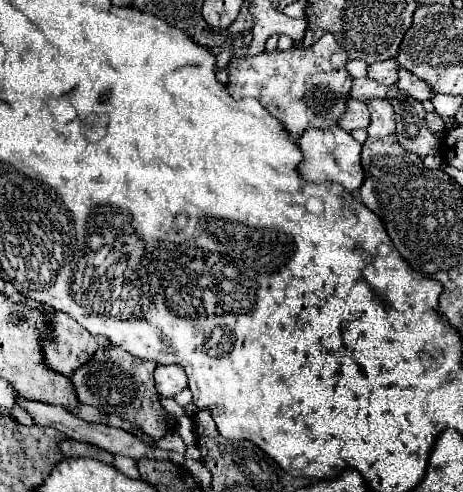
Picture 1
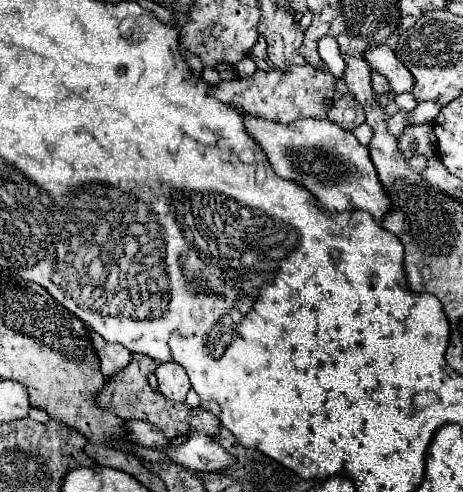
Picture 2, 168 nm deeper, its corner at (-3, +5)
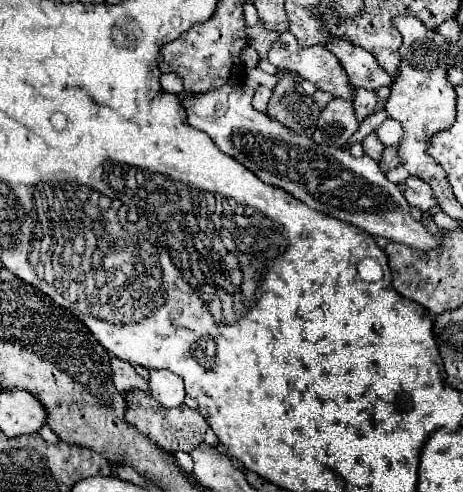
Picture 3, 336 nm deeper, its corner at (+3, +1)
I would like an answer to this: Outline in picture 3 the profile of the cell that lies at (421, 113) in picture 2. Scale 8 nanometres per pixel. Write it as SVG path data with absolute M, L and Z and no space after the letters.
M386 119L380 127L378 127L378 139L386 145L386 147L392 147L392 145L398 145L402 135L404 135L404 129L402 125L396 121L396 119Z

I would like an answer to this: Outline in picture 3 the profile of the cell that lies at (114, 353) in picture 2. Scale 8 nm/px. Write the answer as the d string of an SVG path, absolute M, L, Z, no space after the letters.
M110 355L110 365L112 365L112 381L114 381L114 387L118 389L118 393L124 395L132 389L148 391L146 379L142 379L128 361L122 361L122 359Z

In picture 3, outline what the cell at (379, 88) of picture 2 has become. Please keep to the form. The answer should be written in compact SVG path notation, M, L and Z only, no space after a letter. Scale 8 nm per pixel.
M356 89L356 95L354 95L354 103L352 105L354 105L354 111L356 111L358 121L362 121L370 113L374 113L376 103L378 103L376 91L372 91L372 89Z

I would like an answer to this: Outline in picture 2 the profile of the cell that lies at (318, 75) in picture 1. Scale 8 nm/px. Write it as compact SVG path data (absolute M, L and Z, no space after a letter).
M292 65L286 73L272 69L268 73L256 71L252 77L246 79L232 79L232 81L220 81L218 85L210 87L210 97L240 107L246 113L252 113L256 117L264 117L268 121L280 121L284 125L304 119L304 117L320 117L324 119L328 109L332 107L334 97L334 83L336 79L328 73L328 67L324 65L322 71L310 67L310 65Z

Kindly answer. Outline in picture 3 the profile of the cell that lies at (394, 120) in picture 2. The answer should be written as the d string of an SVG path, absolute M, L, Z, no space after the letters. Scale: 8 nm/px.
M370 133L364 141L362 141L362 145L364 145L364 153L368 155L368 157L372 157L374 161L378 161L382 155L382 151L384 151L384 143L378 139L378 135L376 133Z

